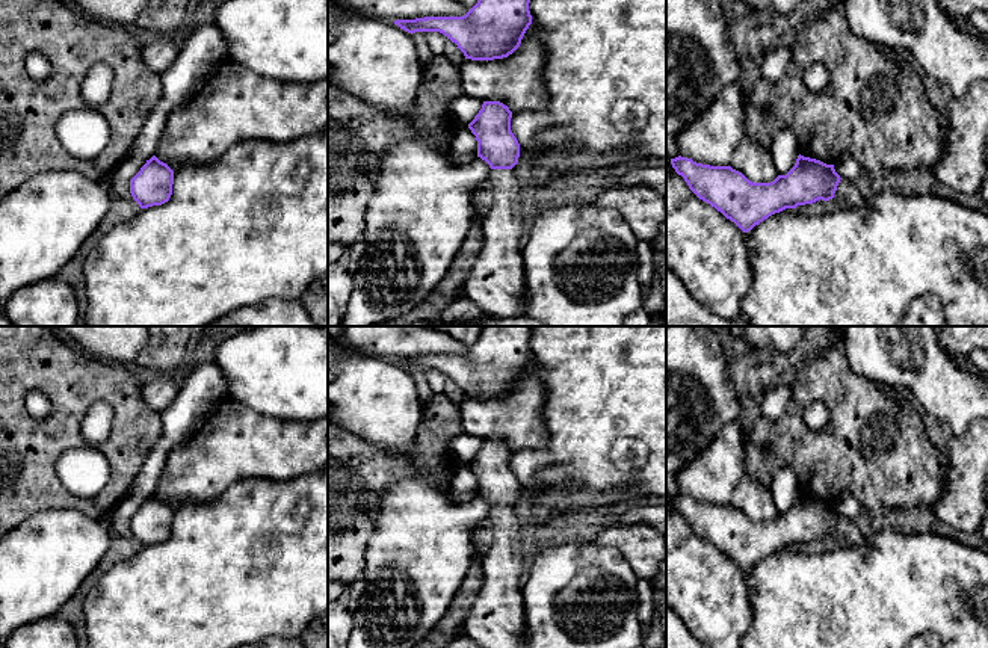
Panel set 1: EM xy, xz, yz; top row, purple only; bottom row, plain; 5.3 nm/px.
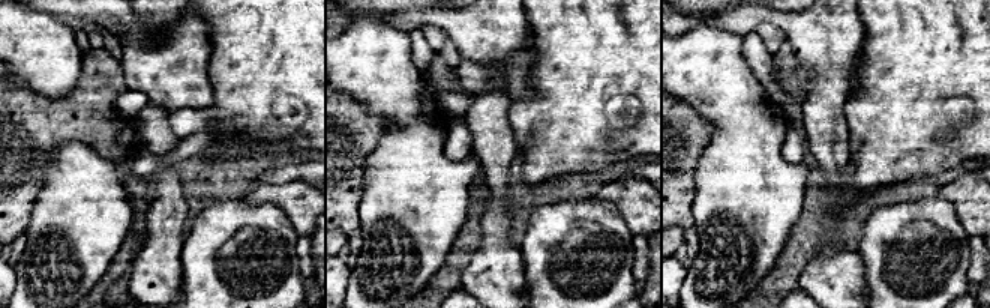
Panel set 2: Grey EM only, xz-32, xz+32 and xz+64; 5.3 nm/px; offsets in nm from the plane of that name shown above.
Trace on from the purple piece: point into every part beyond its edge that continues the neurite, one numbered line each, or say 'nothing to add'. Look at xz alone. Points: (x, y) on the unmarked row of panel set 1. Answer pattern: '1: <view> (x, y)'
1: xz (497, 620)

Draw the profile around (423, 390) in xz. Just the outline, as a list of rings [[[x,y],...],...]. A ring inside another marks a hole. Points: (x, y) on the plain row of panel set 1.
[[[415,370],[412,372],[414,384],[417,388],[420,405],[425,406],[434,396],[434,391],[431,390],[425,370]]]

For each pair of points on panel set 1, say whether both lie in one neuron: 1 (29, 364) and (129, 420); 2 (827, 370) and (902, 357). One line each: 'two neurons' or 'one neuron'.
1: one neuron
2: two neurons

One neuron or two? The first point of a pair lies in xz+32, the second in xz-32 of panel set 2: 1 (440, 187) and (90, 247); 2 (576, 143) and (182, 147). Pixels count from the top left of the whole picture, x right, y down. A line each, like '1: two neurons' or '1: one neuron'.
1: one neuron
2: two neurons

